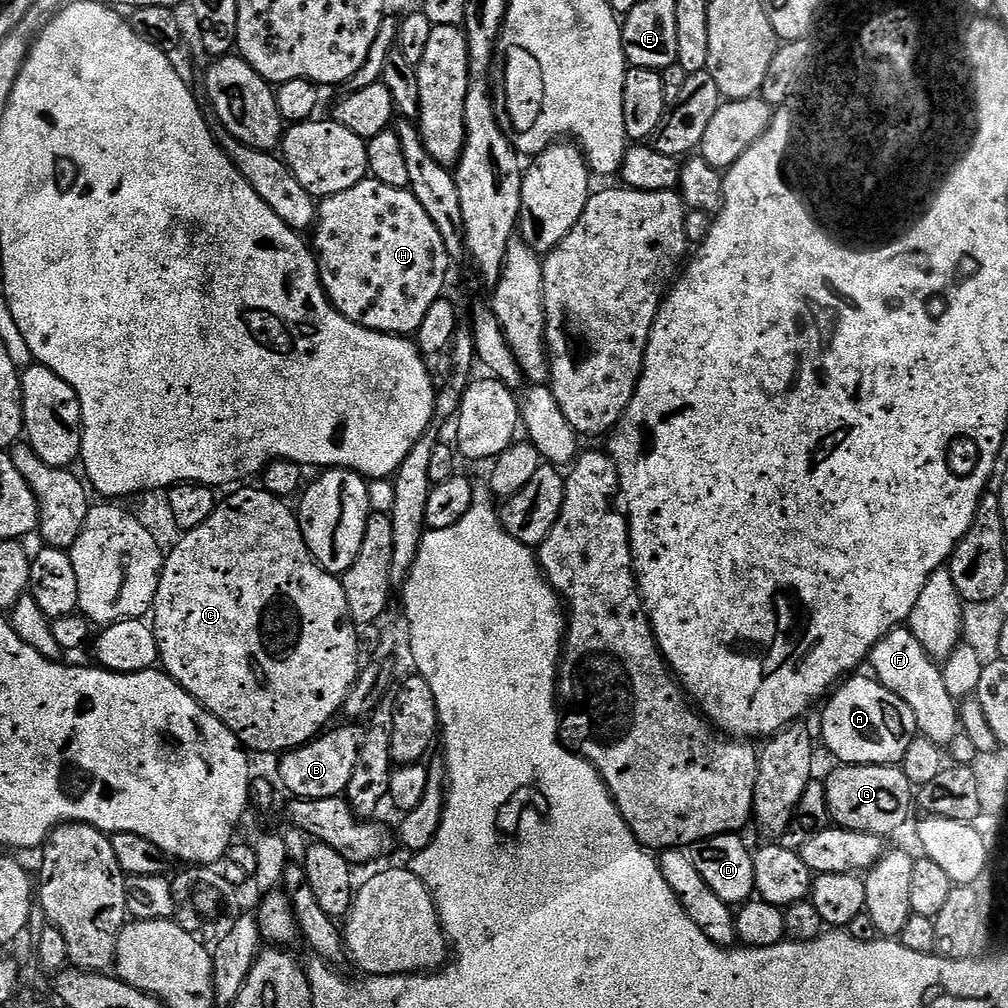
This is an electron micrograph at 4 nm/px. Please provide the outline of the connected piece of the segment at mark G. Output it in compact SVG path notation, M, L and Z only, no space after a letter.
M840 766L837 767L837 772L832 777L827 777L826 780L826 798L828 799L828 814L829 817L839 827L849 828L855 832L865 832L866 834L874 834L875 836L882 836L885 838L891 837L891 832L896 832L908 820L908 815L911 814L912 808L914 812L914 785L909 782L904 773L903 767L900 766Z

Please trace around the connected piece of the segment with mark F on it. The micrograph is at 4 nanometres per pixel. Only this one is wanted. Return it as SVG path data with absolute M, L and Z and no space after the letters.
M901 626L886 634L886 638L879 640L872 647L870 665L871 675L880 681L886 690L898 694L910 710L914 710L914 718L919 735L926 740L932 740L941 746L950 746L956 736L961 735L960 711L955 699L946 690L943 682L941 665L929 656L928 651L914 638L912 629Z

